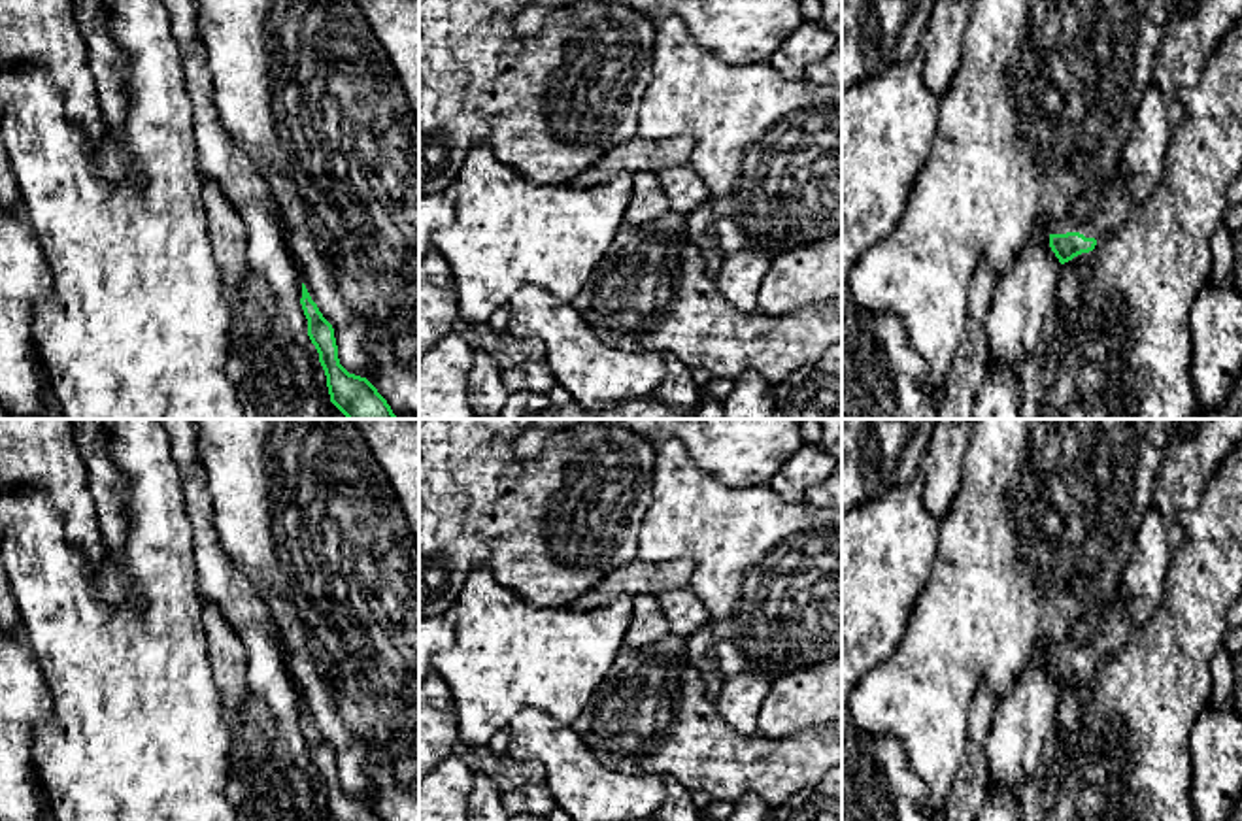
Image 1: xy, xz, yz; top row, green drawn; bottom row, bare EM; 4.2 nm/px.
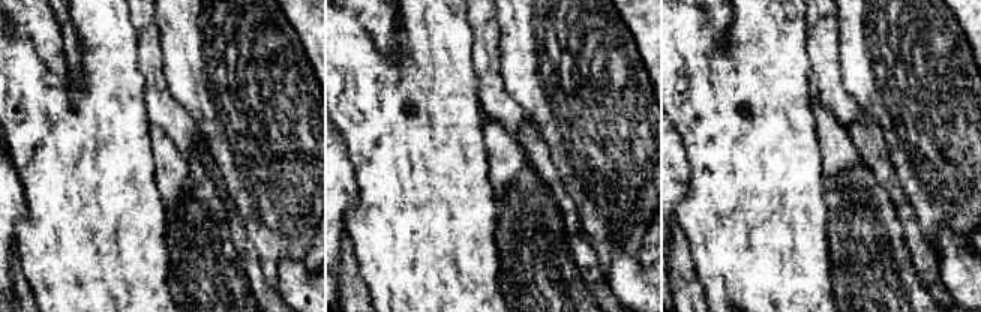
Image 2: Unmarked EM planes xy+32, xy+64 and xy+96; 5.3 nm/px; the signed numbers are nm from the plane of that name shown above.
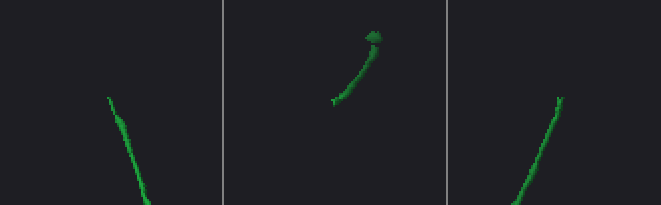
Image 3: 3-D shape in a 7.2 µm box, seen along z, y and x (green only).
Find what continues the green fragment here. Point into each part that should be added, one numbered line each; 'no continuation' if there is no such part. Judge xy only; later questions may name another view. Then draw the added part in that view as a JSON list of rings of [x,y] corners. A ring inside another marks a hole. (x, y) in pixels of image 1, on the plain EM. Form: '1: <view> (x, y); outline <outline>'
no continuation

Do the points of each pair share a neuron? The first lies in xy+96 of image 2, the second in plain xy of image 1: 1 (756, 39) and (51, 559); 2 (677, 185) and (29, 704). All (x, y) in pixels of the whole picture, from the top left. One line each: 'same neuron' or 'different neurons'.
1: same neuron
2: same neuron

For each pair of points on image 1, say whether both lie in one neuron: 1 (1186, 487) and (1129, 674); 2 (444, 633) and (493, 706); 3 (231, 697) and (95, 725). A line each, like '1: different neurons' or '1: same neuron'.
1: different neurons
2: different neurons
3: different neurons

